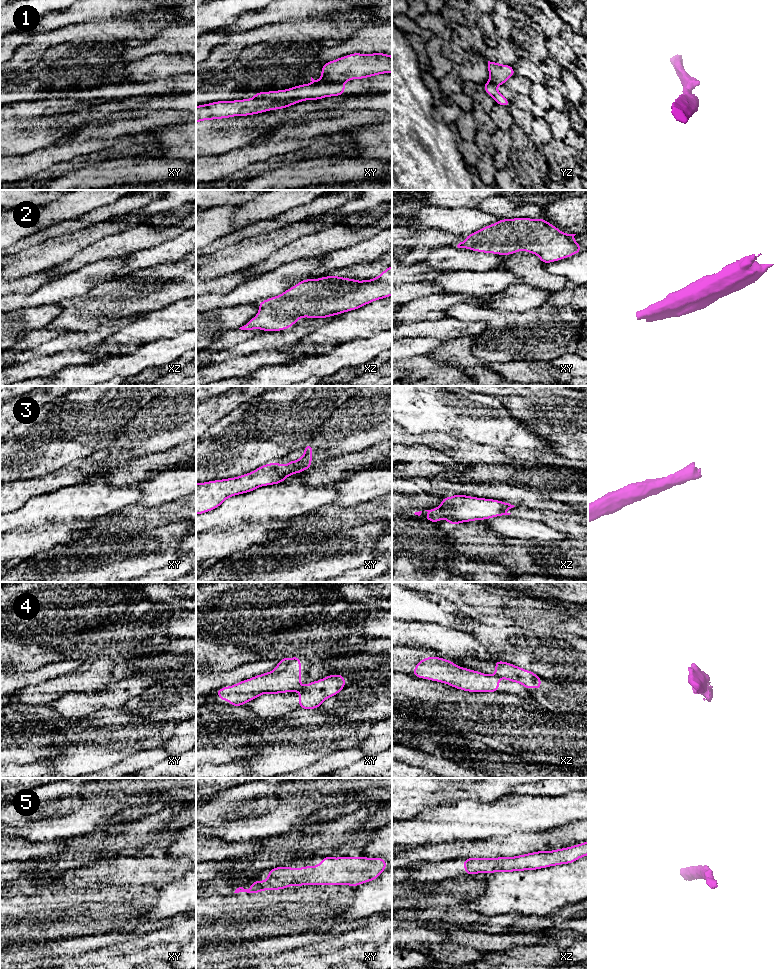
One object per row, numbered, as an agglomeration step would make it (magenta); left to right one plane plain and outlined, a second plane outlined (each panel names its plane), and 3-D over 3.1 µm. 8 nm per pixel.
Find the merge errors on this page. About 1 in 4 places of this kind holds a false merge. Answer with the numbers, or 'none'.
1, 4

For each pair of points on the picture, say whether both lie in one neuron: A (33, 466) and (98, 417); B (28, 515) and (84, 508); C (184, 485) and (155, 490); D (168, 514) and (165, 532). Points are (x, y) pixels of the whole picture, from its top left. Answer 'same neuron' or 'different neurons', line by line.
A: same neuron
B: same neuron
C: same neuron
D: different neurons

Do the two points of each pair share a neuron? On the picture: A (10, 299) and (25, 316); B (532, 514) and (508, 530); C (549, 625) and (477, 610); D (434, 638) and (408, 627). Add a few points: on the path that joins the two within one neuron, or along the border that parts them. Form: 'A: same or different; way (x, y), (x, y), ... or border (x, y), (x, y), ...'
A: different; border (23, 307), (10, 311)
B: different; border (510, 514), (516, 517), (540, 521), (548, 525)
C: same; way (531, 618), (518, 610), (495, 610)
D: same; way (428, 635), (414, 633)

